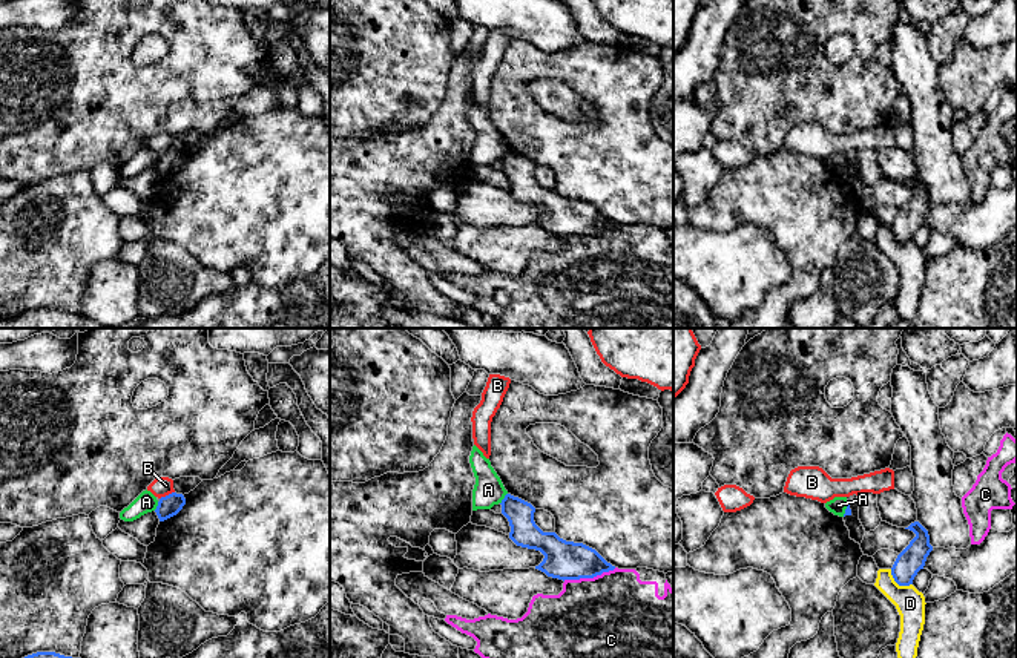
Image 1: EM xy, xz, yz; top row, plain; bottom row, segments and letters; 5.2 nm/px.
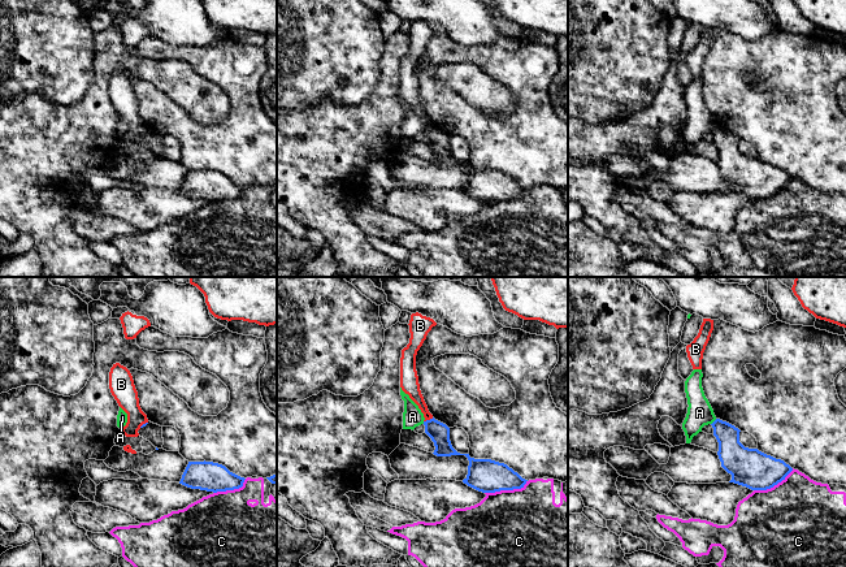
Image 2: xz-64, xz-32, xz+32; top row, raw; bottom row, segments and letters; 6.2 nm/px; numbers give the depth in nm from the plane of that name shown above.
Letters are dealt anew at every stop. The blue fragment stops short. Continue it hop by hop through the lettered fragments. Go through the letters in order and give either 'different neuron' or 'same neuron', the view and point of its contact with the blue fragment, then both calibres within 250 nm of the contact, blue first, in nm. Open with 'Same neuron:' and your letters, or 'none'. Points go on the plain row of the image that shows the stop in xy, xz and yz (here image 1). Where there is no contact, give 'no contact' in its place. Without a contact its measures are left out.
Same neuron: none
A: different neuron; contact xz (503, 155); calibres 150 and 160 nm
B: different neuron; contact xy (166, 152); calibres 110 and 110 nm
C: different neuron; contact xz (589, 233); calibres 200 and 500 nm
D: different neuron; contact yz (898, 240); calibres 140 and 160 nm

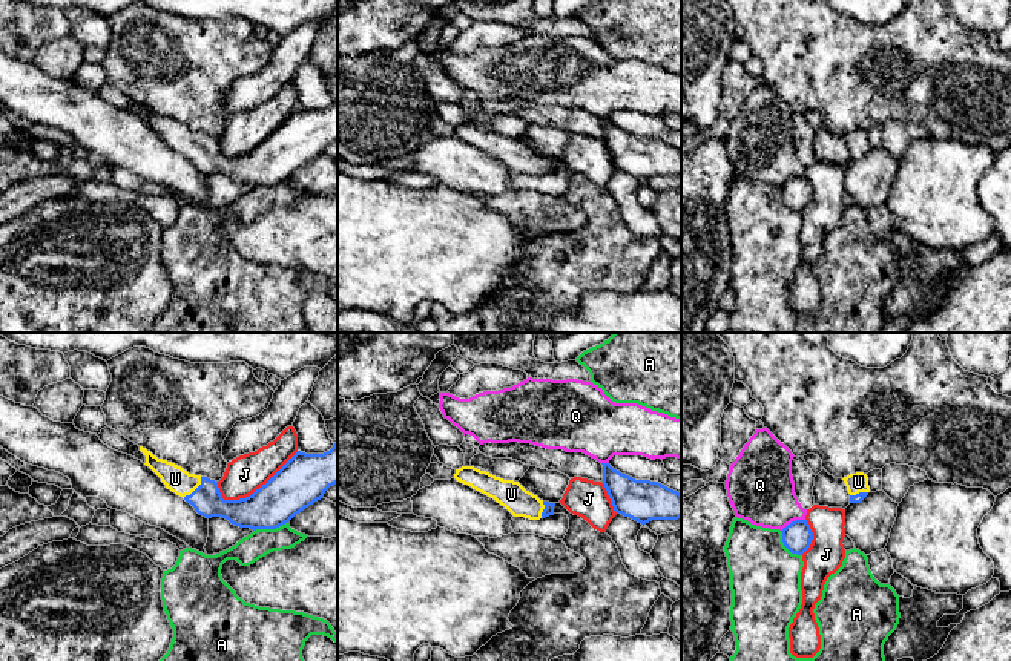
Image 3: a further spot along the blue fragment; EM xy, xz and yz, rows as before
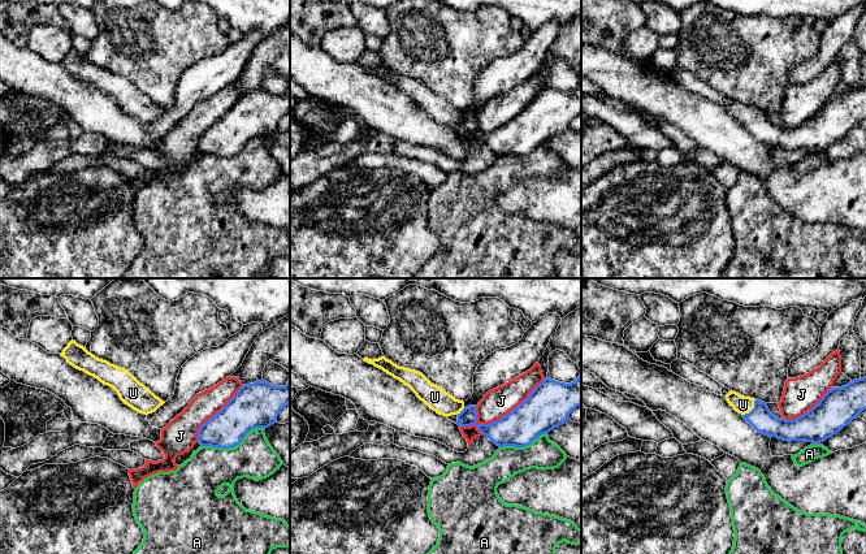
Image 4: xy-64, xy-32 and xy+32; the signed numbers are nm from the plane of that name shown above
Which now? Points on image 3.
Same neuron: U
A: different neuron; contact xy (270, 184); calibres 240 and 140 nm
J: different neuron; contact xy (261, 143); calibres 260 and 200 nm
Q: different neuron; contact yz (792, 178); calibres 160 and 360 nm
U: same neuron; contact xy (195, 146); calibres 160 and 130 nm

